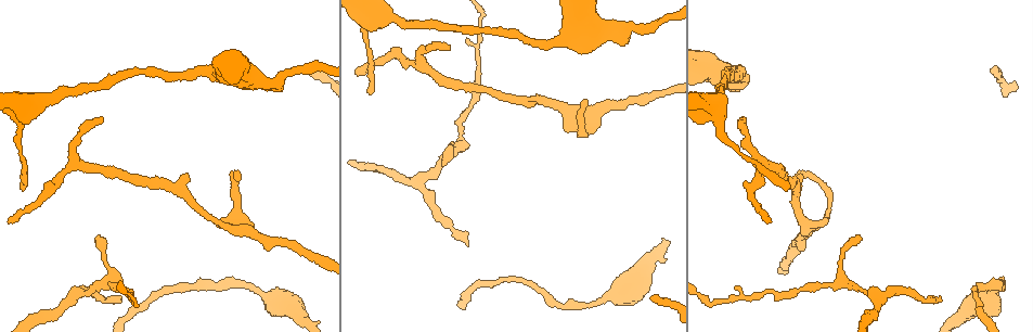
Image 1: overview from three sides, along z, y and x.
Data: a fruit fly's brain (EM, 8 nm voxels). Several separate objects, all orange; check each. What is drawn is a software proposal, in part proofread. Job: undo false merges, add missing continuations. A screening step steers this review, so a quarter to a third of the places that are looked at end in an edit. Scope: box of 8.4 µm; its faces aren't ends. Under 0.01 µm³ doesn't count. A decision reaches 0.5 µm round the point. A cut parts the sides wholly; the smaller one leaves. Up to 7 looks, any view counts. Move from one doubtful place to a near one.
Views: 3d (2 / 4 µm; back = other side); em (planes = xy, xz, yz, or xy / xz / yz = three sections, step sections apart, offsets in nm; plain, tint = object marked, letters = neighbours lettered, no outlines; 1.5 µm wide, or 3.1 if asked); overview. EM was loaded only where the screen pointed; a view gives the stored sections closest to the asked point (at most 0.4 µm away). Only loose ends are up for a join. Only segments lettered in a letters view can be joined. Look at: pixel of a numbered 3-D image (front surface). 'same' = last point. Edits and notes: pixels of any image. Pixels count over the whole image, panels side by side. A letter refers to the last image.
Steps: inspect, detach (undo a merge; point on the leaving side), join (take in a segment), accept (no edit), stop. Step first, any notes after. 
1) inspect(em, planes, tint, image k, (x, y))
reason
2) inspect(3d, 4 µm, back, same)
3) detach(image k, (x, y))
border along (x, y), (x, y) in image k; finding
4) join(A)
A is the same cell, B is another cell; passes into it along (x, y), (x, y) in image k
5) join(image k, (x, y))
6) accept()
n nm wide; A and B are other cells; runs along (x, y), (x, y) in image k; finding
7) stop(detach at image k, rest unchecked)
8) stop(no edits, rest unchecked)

inspect(em, planes, letters, image 1, (993, 71))
end of a long branch

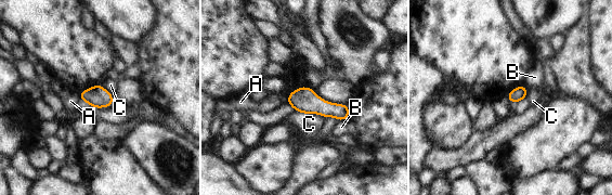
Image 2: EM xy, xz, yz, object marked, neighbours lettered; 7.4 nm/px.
accept()
A, B and C are other cells; border along (295, 111), (320, 114), (323, 117) in image 2; no lettered segment goes on from it

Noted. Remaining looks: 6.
inspect(em, planes, letters, image 1, (97, 238))
branch stops here

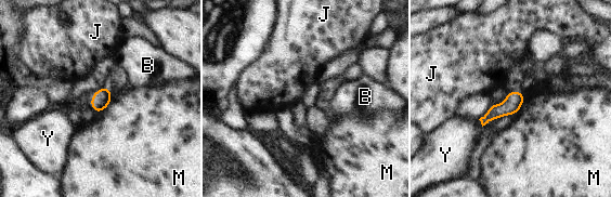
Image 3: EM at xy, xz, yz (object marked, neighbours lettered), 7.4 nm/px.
accept()
B, J, M and Y are other cells; no lettered segment goes on from it

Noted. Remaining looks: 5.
inspect(em, yz, step 8, letters, image 1, (368, 91))
thin end

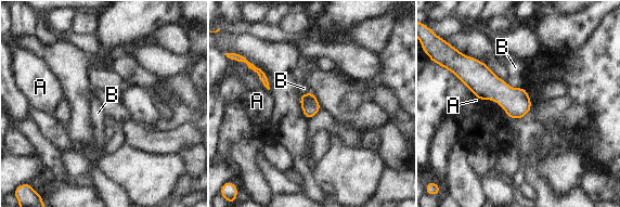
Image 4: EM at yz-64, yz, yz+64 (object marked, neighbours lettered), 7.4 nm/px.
inspect(em, planes, letters, same)
another direction

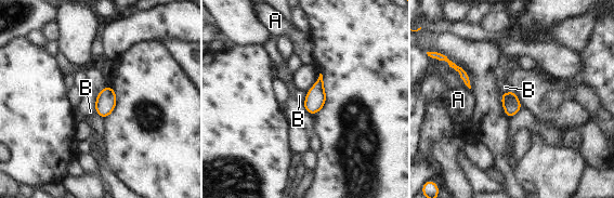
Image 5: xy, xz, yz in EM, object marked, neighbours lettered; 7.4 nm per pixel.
accept()
A and B are other cells; border along (306, 92), (302, 104) in image 5; none of them fits

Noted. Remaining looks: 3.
stop(no edits, rest unchecked)

